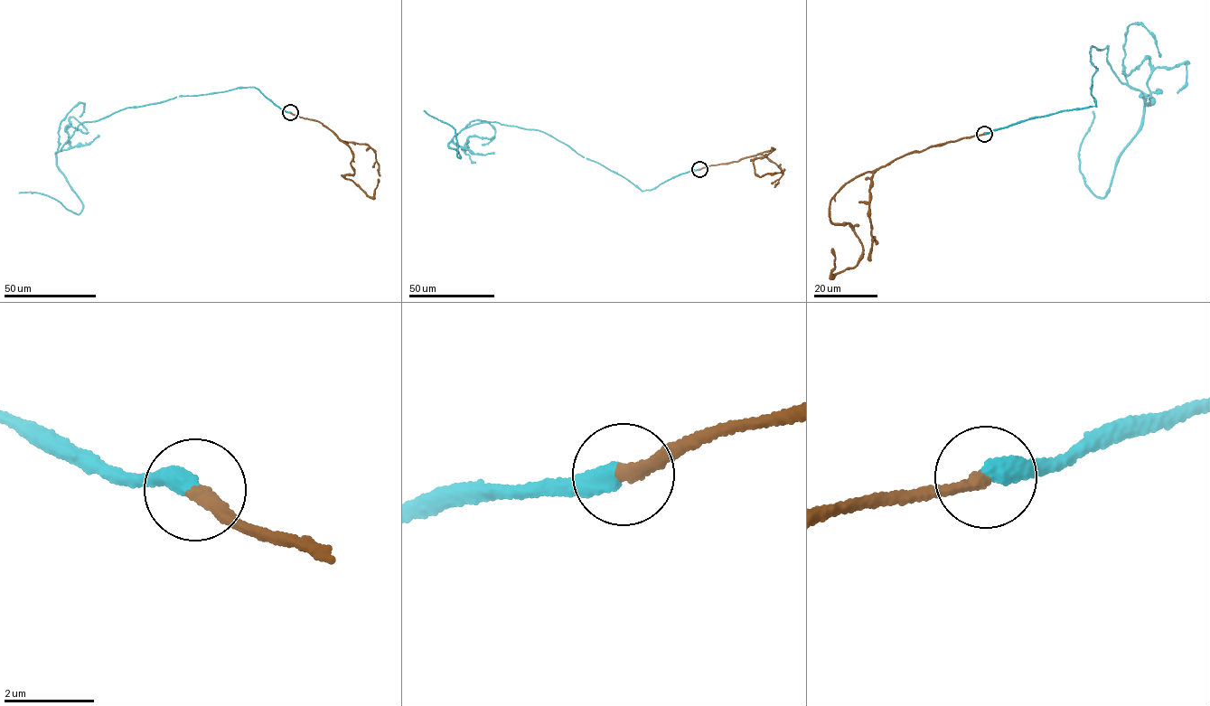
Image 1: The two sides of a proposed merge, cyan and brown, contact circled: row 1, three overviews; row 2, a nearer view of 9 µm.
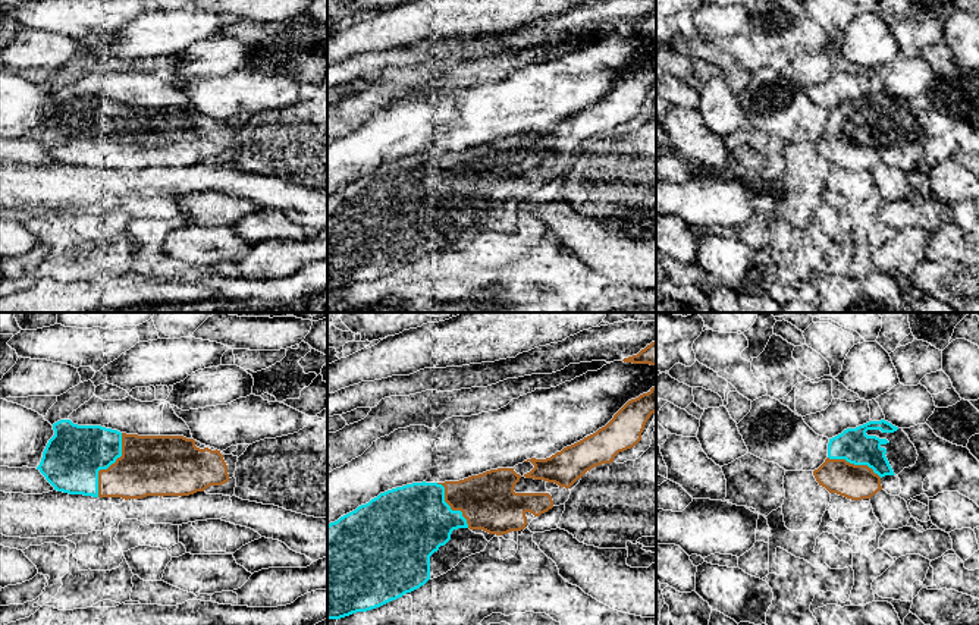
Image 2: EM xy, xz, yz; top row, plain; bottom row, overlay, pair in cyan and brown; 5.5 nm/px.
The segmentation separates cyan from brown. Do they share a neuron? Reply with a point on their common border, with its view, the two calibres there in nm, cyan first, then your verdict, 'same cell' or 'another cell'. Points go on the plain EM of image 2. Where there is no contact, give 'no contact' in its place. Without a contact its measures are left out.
xy (107, 138) | 320/340 nm | same cell

